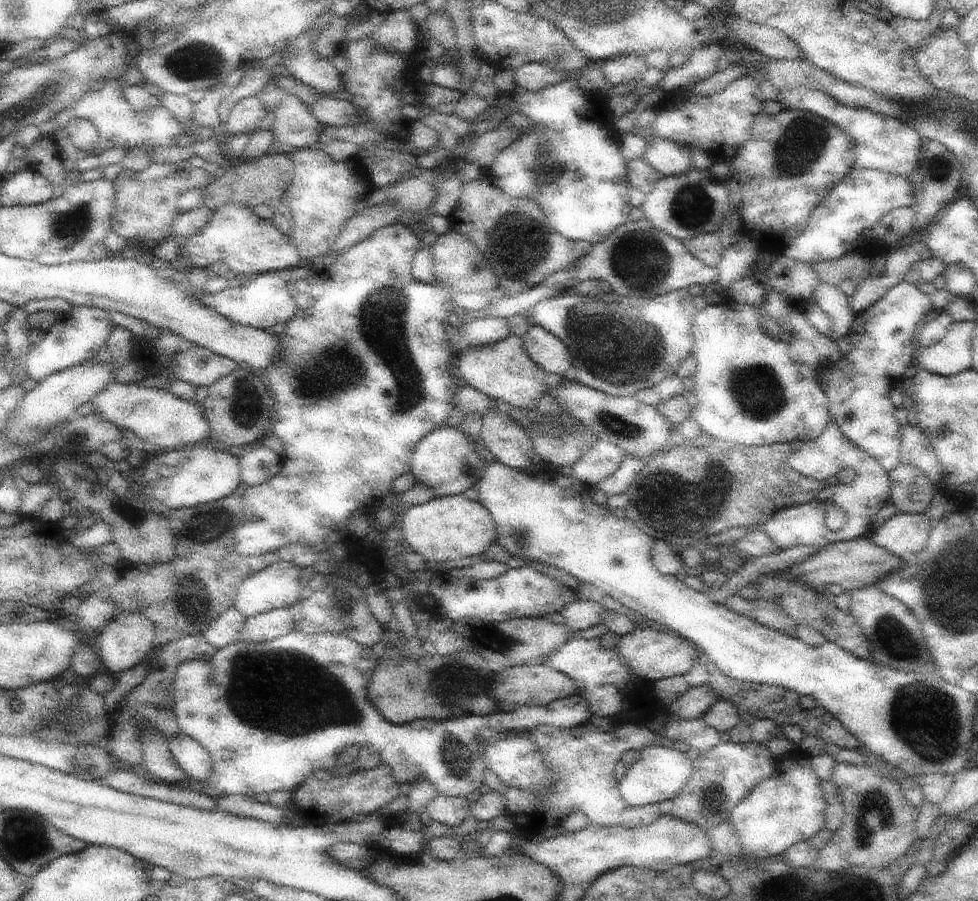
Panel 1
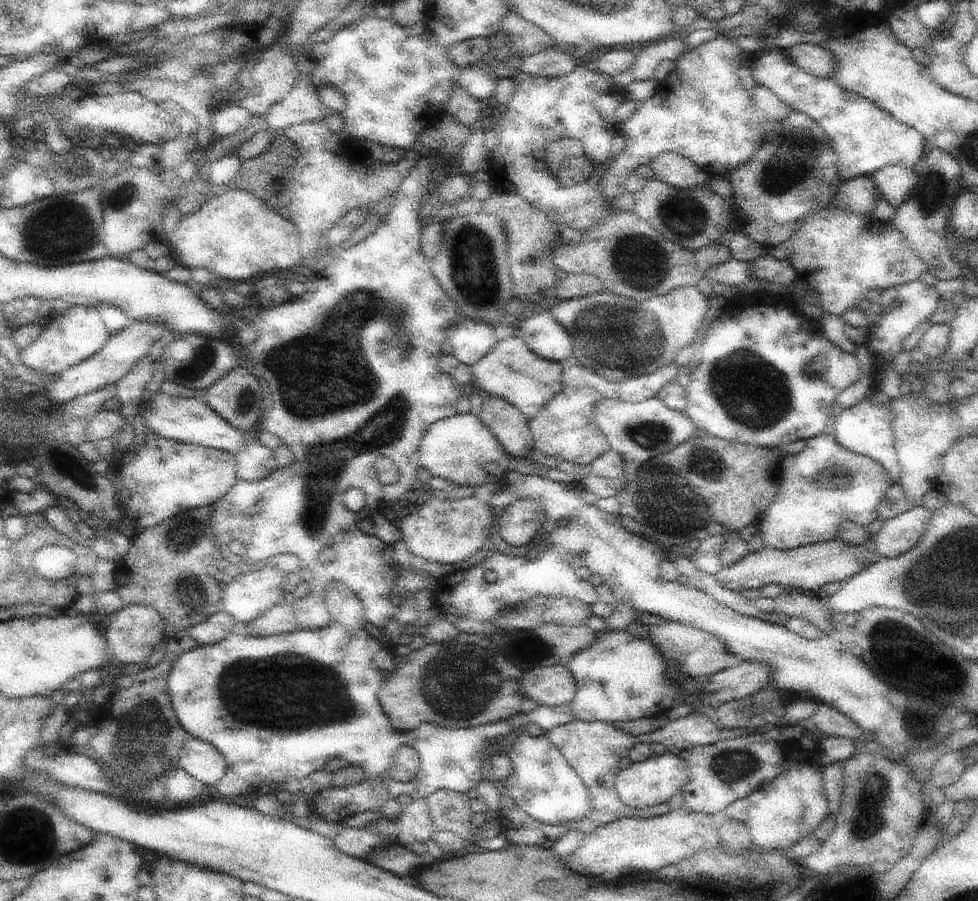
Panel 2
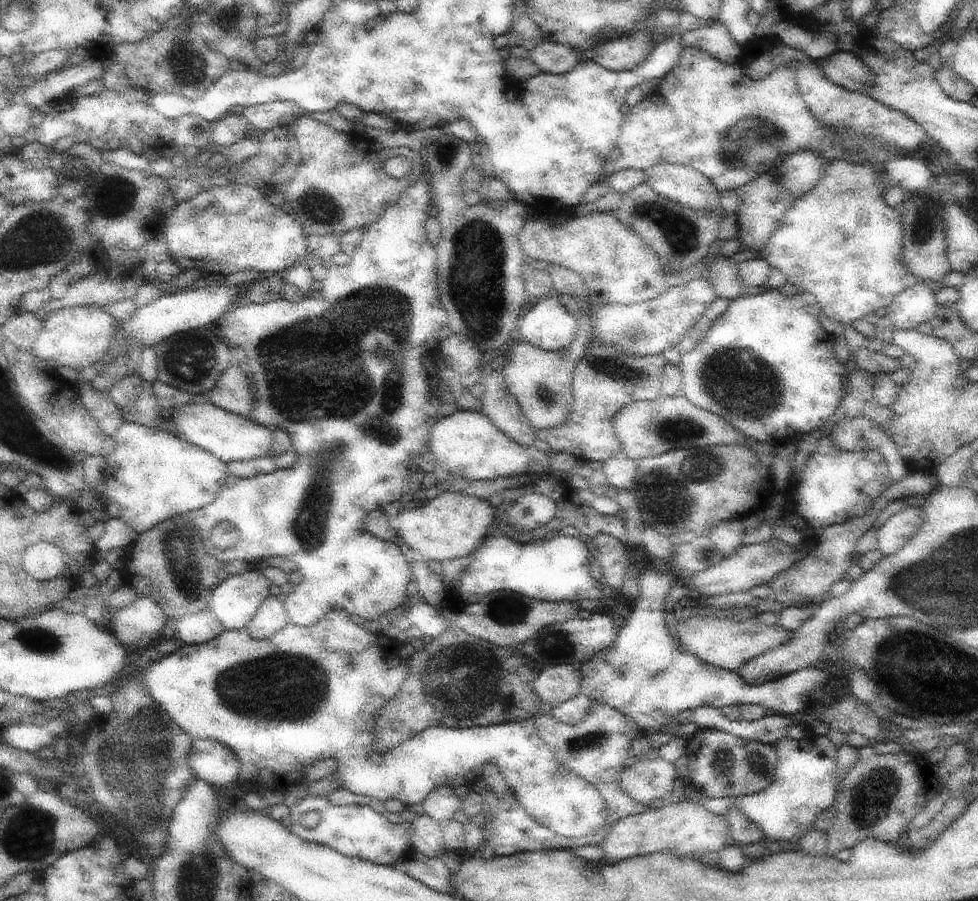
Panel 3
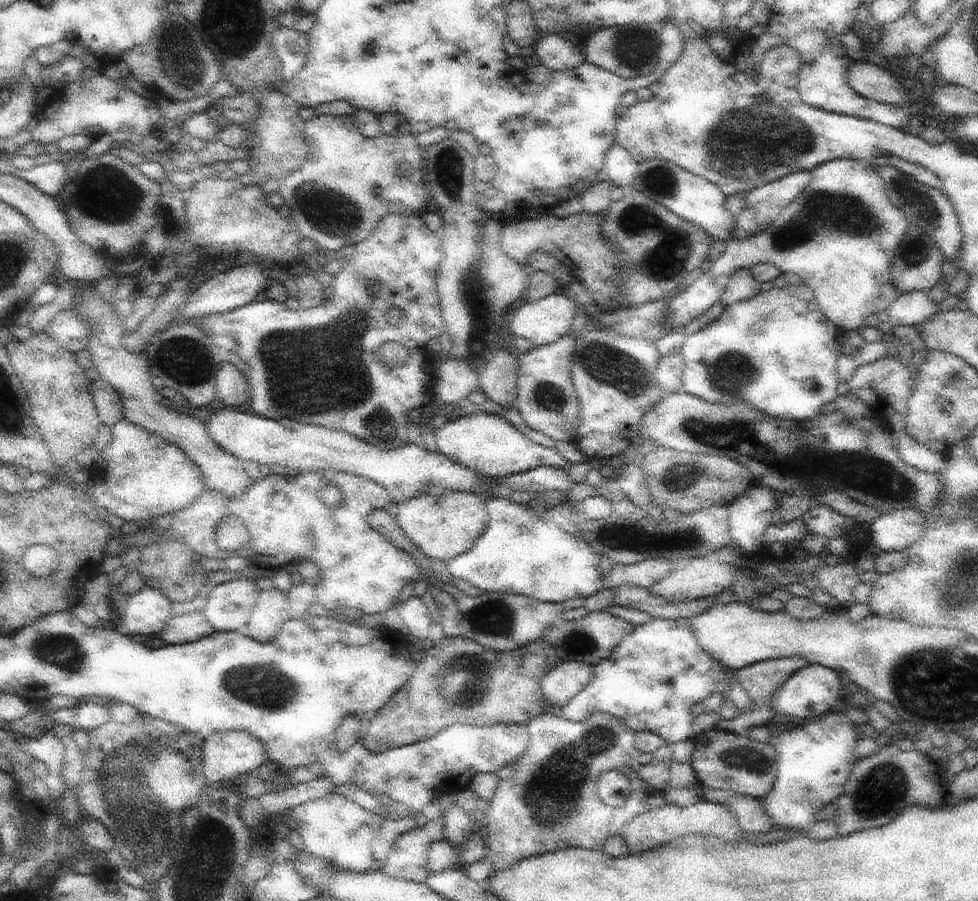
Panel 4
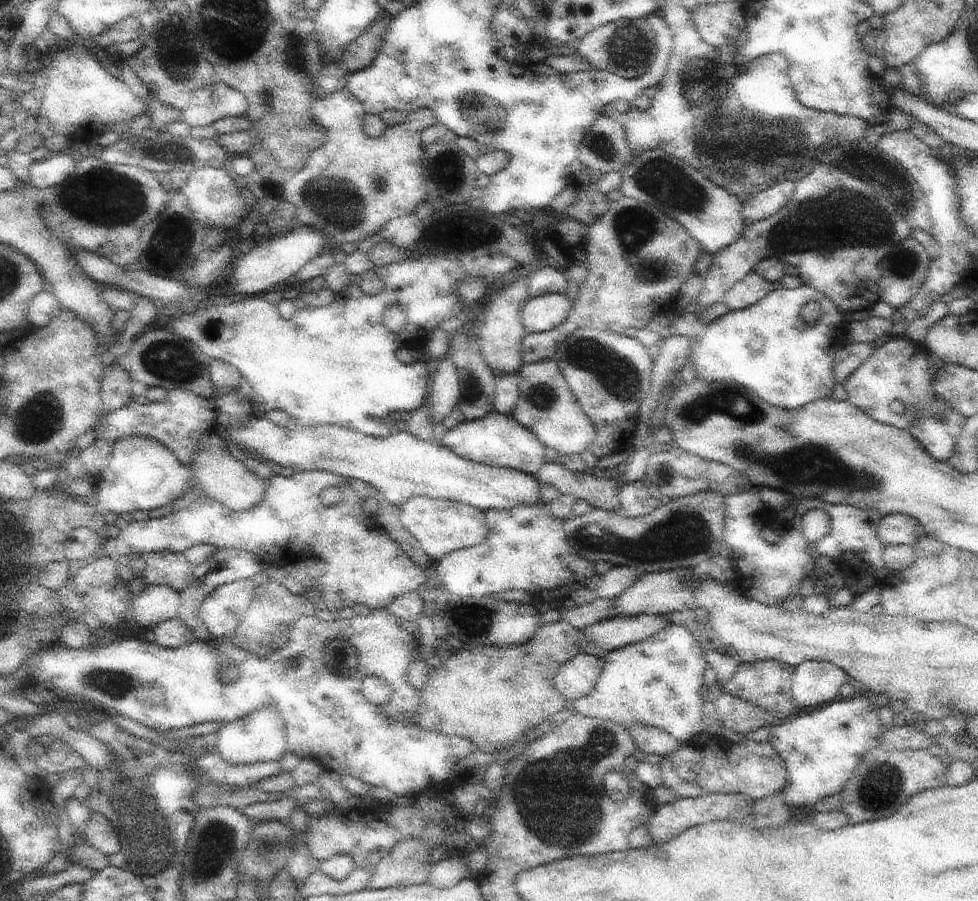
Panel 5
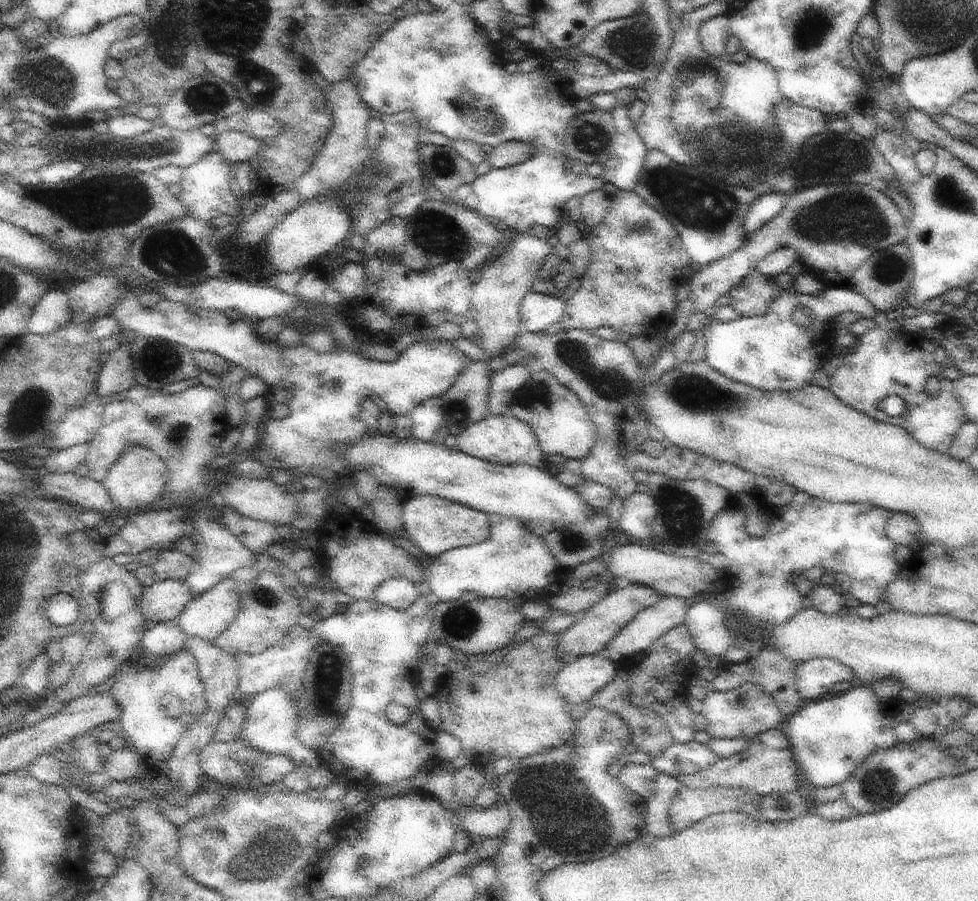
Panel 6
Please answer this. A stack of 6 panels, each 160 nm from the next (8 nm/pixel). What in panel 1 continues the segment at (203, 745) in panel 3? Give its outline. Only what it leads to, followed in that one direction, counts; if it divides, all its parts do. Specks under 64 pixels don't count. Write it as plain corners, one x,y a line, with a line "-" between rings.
180,731
175,737
169,738
169,749
188,778
207,780
211,775
211,754
185,732

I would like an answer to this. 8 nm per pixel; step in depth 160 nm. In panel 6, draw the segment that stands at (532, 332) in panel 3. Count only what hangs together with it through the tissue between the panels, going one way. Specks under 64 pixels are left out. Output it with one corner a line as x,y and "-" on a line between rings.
530,292
520,308
520,324
529,332
553,330
564,317
566,304
560,298

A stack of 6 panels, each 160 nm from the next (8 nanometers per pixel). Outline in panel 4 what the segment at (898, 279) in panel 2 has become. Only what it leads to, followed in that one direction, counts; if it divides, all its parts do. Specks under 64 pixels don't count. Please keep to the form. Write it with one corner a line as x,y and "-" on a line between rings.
836,159
817,166
812,174
812,182
794,202
784,207
771,226
741,241
728,239
727,246
718,259
694,274
686,289
669,299
665,312
665,324
669,332
683,332
694,318
706,314
721,300
735,270
749,269
758,263
776,265
781,273
798,274
802,283
813,290
824,316
844,333
858,330
870,314
890,310
892,303
901,294
891,279
891,270
898,245
910,225
906,215
892,204
880,173
866,161

